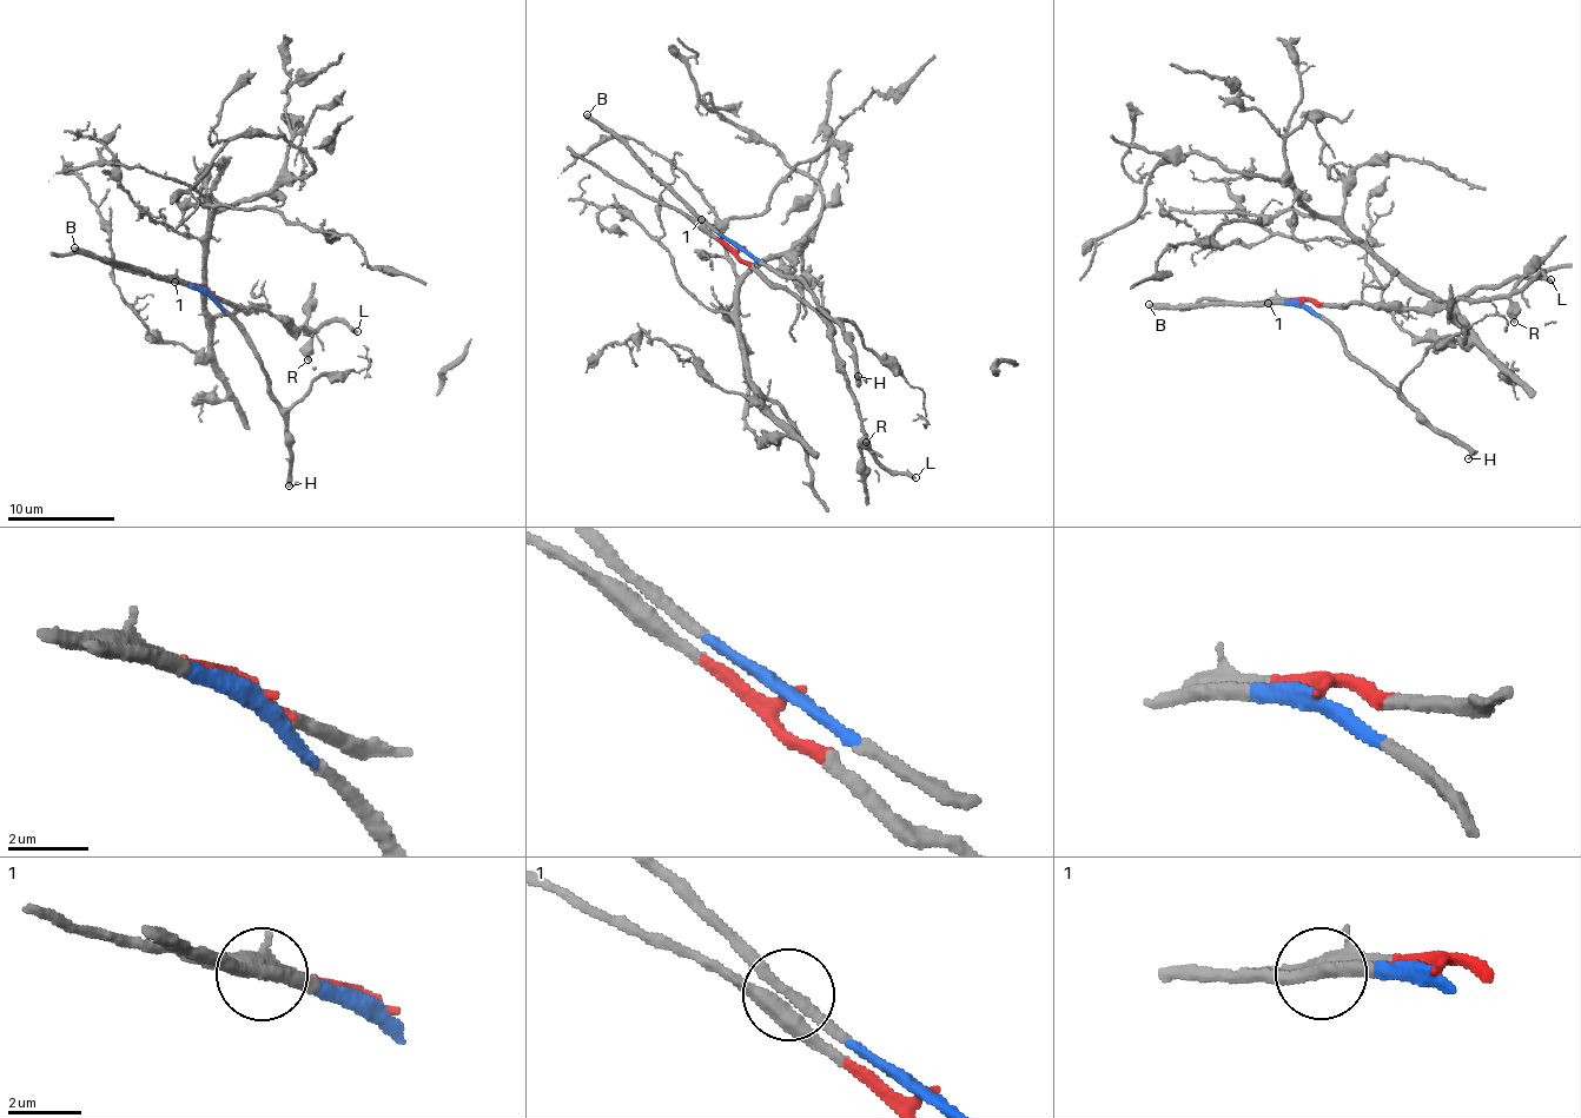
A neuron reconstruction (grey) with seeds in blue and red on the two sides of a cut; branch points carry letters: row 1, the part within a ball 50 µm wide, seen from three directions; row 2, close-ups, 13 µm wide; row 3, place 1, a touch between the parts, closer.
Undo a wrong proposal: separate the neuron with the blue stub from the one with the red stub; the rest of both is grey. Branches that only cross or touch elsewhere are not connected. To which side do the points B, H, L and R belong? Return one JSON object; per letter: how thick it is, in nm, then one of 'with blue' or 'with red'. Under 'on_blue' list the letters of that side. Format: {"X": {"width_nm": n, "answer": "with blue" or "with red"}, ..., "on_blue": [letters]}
{"B": {"width_nm": 400, "answer": "with blue"}, "H": {"width_nm": 200, "answer": "with blue"}, "L": {"width_nm": 320, "answer": "with red"}, "R": {"width_nm": 480, "answer": "with red"}, "on_blue": ["B", "H"]}

